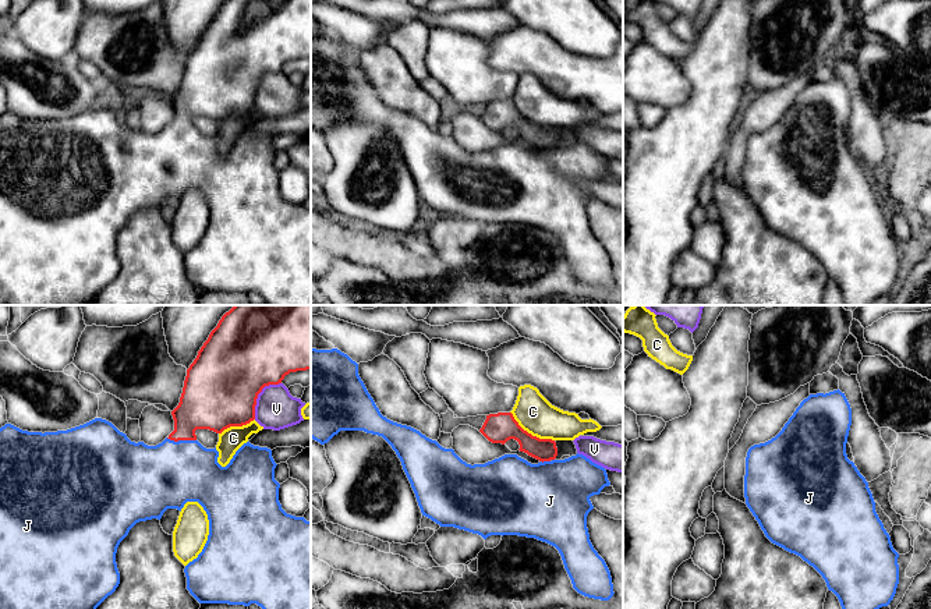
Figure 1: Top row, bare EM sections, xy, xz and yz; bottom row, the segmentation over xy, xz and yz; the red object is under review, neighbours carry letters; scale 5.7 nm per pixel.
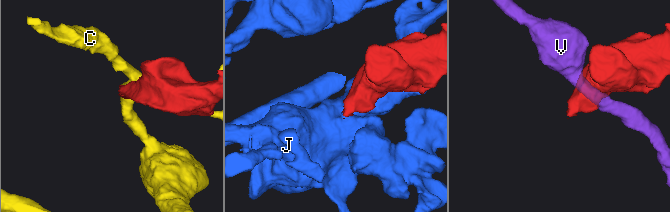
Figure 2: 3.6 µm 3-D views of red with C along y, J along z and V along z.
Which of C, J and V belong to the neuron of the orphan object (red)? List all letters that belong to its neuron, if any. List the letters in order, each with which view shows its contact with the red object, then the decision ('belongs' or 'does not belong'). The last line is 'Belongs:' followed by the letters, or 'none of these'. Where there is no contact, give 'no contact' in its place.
C: contact in xz; does not belong
J: contact in xy; belongs
V: contact in xy; does not belong
Belongs: J

